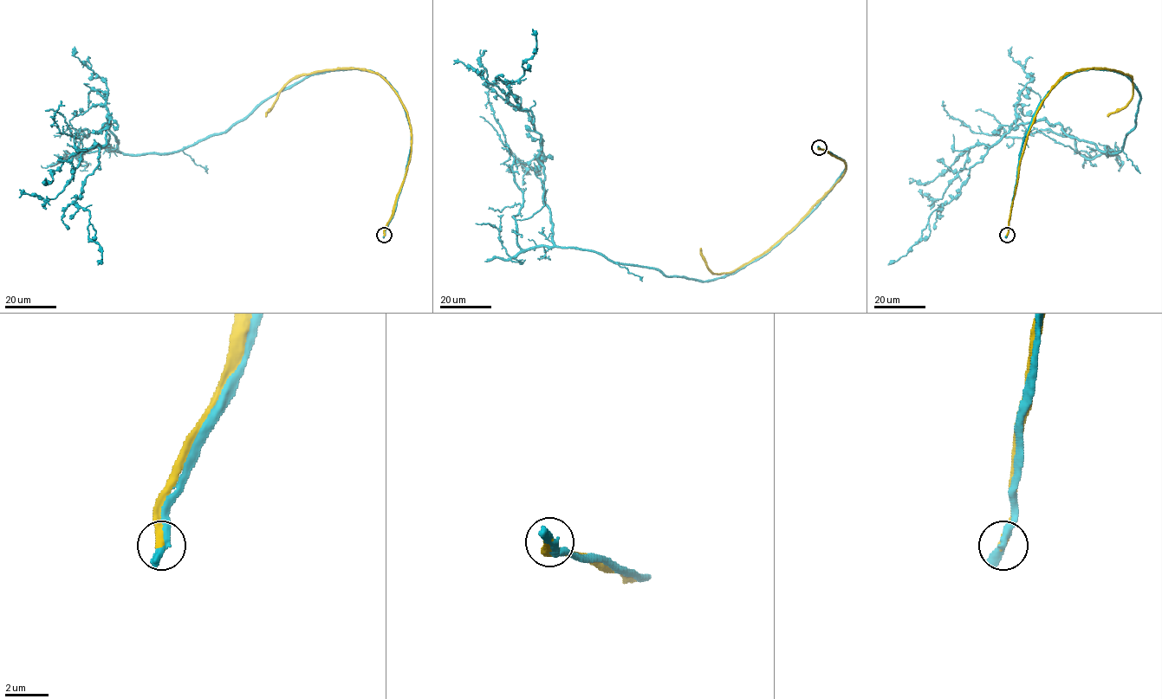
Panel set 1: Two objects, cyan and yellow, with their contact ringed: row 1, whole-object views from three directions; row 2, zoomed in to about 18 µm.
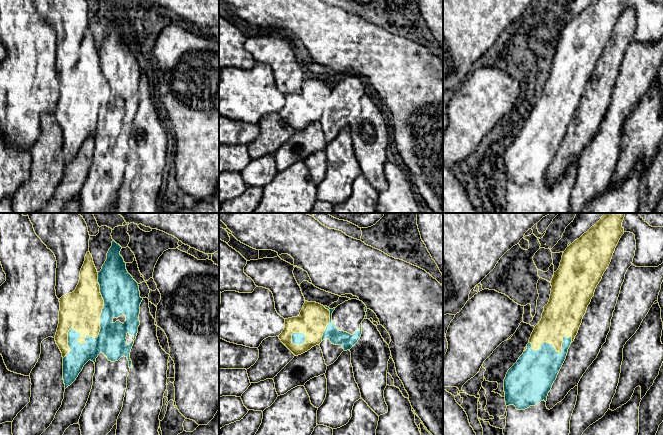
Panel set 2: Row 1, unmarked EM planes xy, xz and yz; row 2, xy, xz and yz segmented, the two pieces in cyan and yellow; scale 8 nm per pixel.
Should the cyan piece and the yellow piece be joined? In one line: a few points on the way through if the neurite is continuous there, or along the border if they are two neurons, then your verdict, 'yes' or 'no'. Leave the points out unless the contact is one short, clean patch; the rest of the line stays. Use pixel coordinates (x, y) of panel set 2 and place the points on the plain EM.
no

